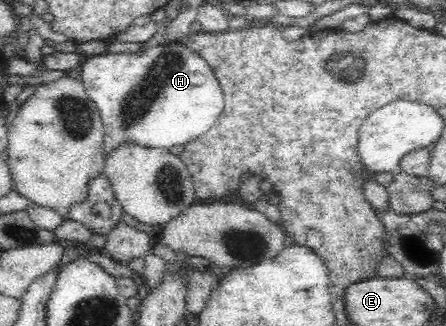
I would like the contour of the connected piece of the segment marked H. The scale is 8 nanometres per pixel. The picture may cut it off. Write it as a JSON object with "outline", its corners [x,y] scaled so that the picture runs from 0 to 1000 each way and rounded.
{"outline":[[[401,126],[372,129],[303,166],[231,160],[182,193],[170,230],[188,261],[197,301],[213,313],[222,337],[233,402],[233,485],[240,485],[262,448],[271,448],[271,436],[316,451],[361,451],[370,460],[388,448],[415,448],[464,411],[502,337],[502,291],[475,209],[446,166]]]}

